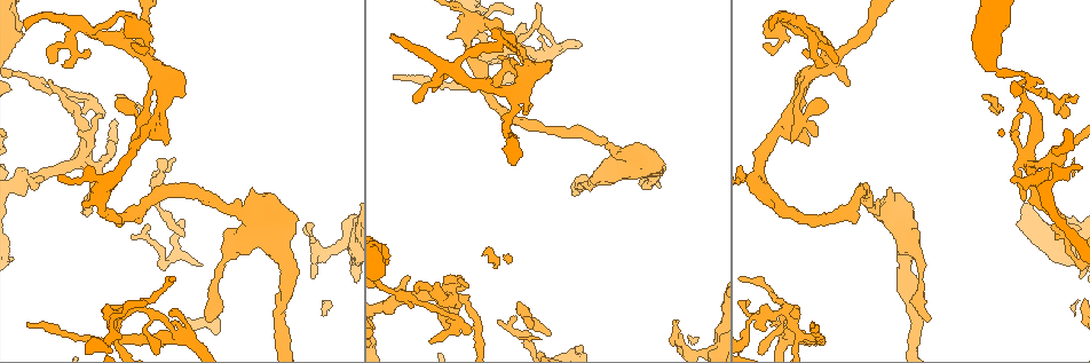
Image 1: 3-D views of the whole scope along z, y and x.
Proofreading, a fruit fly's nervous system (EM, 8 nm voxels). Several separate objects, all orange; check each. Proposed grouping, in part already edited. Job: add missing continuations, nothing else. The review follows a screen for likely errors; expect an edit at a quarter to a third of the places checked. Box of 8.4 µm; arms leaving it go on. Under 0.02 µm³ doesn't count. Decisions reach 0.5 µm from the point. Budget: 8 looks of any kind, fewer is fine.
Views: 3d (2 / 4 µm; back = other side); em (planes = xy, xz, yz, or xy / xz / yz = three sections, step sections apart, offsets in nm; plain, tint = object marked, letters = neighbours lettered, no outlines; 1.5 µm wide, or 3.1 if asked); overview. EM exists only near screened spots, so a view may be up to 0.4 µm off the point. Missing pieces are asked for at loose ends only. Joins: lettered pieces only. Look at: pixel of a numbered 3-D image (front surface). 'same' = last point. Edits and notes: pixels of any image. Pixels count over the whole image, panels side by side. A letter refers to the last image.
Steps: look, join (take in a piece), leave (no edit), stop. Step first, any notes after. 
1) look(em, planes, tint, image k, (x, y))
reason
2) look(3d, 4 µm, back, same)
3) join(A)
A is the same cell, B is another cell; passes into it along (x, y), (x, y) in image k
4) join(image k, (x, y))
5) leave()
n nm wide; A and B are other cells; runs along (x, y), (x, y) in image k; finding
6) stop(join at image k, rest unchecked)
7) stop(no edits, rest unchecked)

look(em, yz, step 4, letters, image 1, (571, 191))
free end

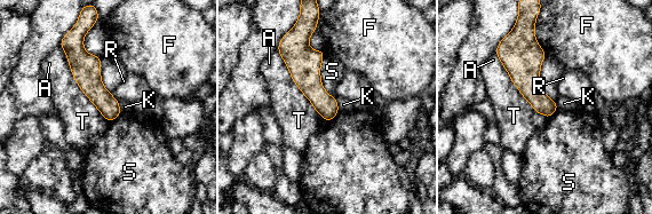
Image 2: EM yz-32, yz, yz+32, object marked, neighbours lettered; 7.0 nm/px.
look(em, planes, letters, same)

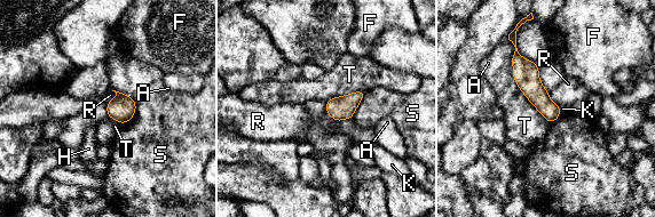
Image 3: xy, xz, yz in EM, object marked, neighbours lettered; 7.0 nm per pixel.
leave()
A, F, H, K, R, S and T are other cells; runs along (515, 56), (552, 118) in image 3; no lettered piece goes on from it

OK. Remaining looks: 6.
look(em, planes, letters, image 1, (393, 76))
tapers out

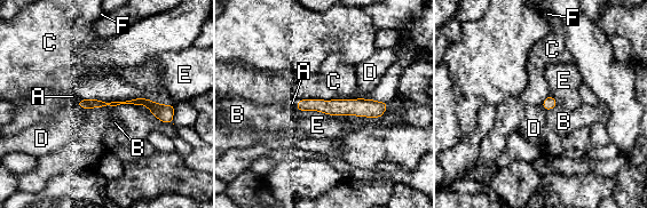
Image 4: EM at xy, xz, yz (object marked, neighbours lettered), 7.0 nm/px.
join(A)
A is the same cell, B, C, D, E and F are other cells; the neuron continues

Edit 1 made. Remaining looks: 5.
look(em, planes, letters, image 1, (311, 234))

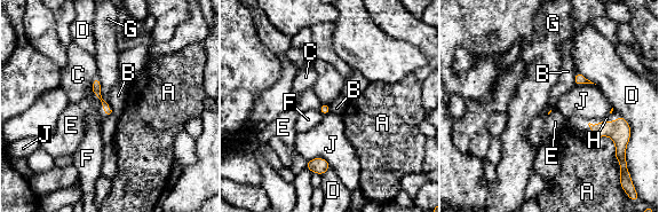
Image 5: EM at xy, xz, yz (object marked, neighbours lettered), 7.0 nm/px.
join(H)
H is the same cell, A, B, C, D, E, F, G and J are other cells; the neuron continues

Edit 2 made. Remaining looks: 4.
stop(join at image 4, join at image 5, rest unchecked)

